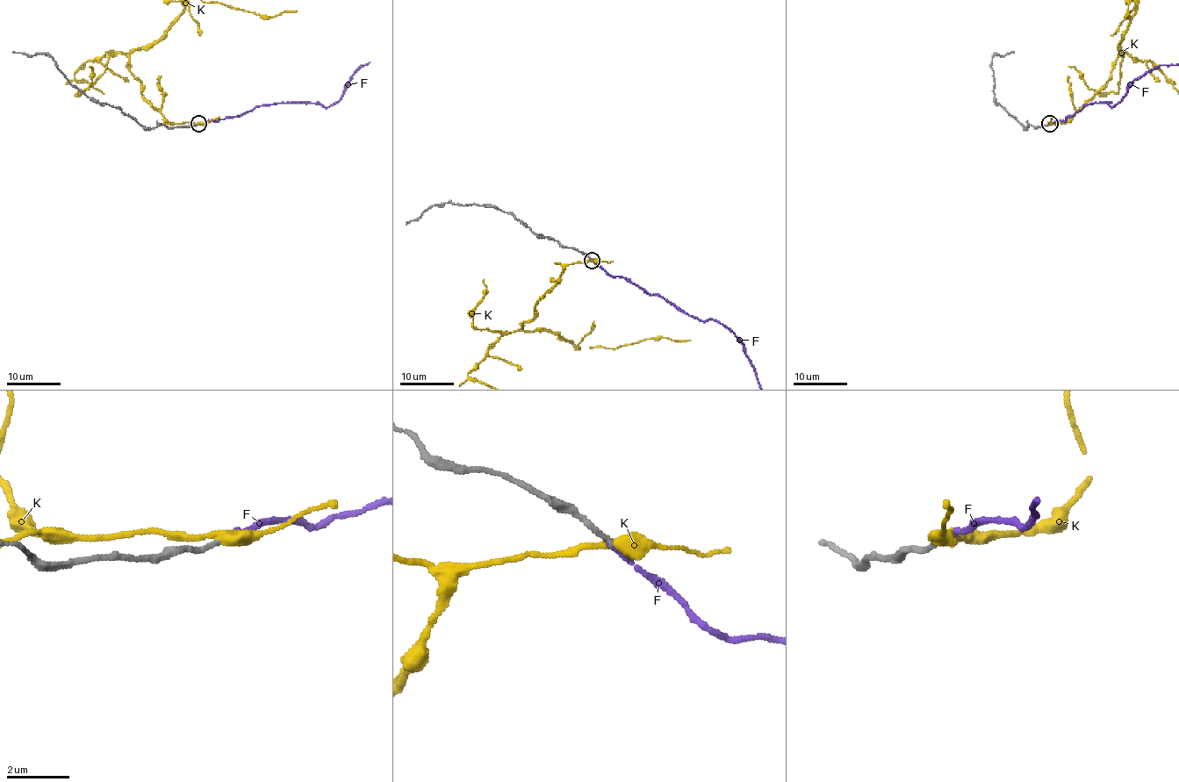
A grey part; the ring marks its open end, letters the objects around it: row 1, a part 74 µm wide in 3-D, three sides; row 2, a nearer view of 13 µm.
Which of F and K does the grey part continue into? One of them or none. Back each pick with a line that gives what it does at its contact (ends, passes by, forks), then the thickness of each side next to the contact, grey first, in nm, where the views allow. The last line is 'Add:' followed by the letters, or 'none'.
F: It ends there. Thickness 150 nm (grey) against 120 nm
Add: F

